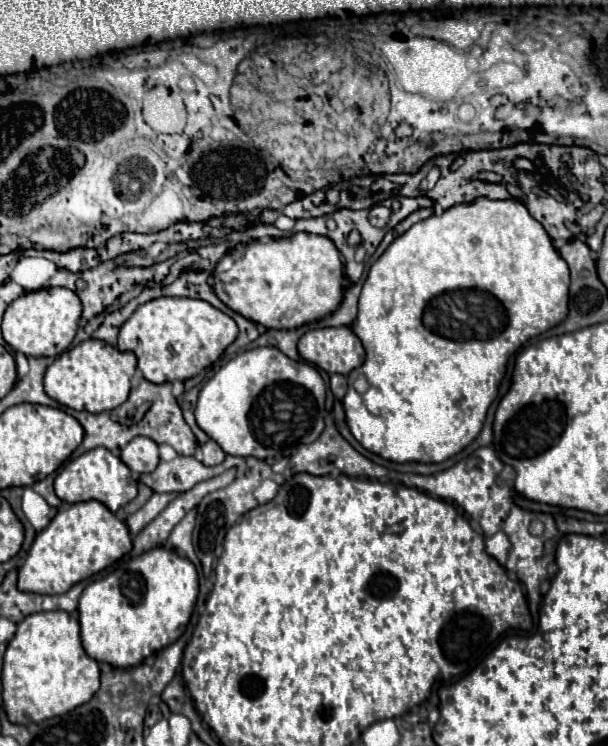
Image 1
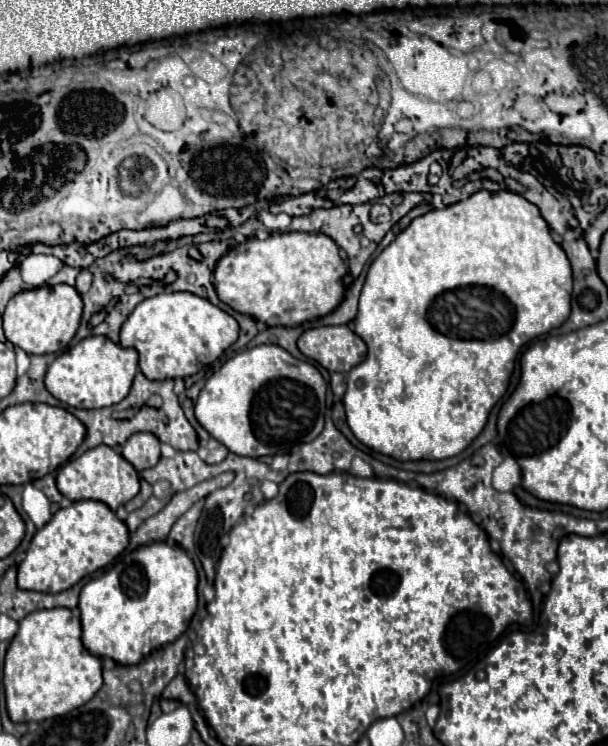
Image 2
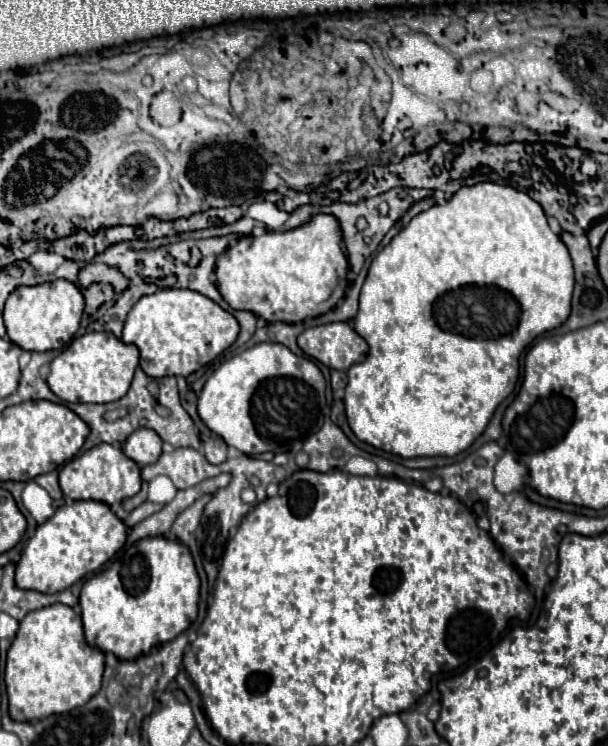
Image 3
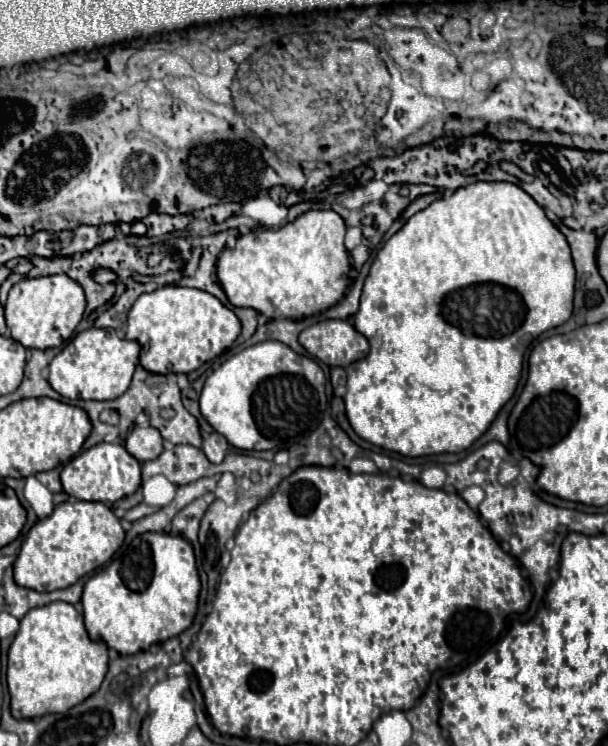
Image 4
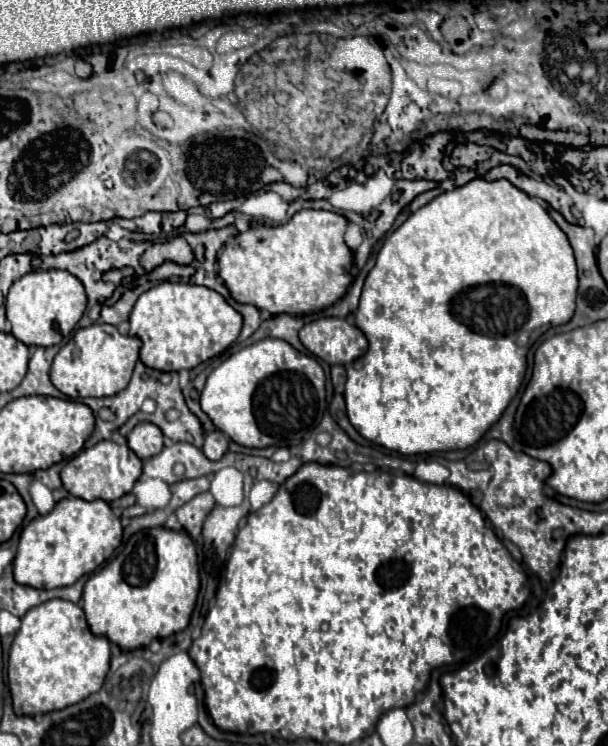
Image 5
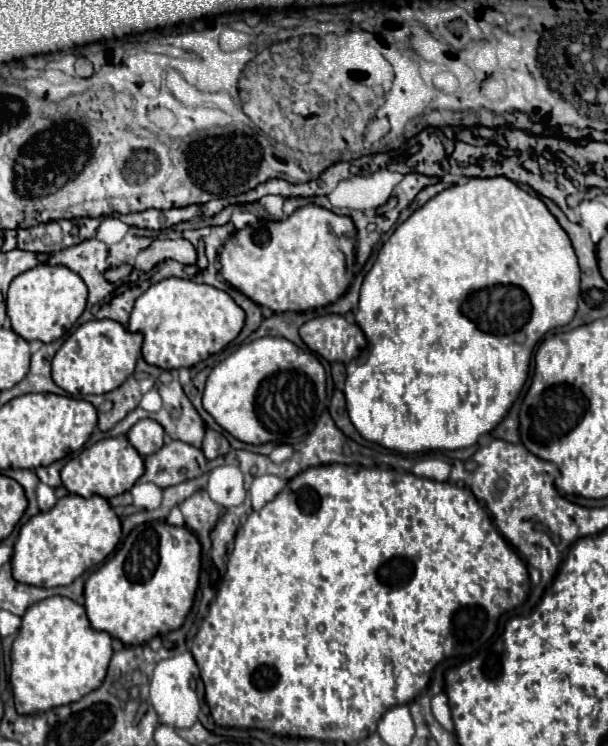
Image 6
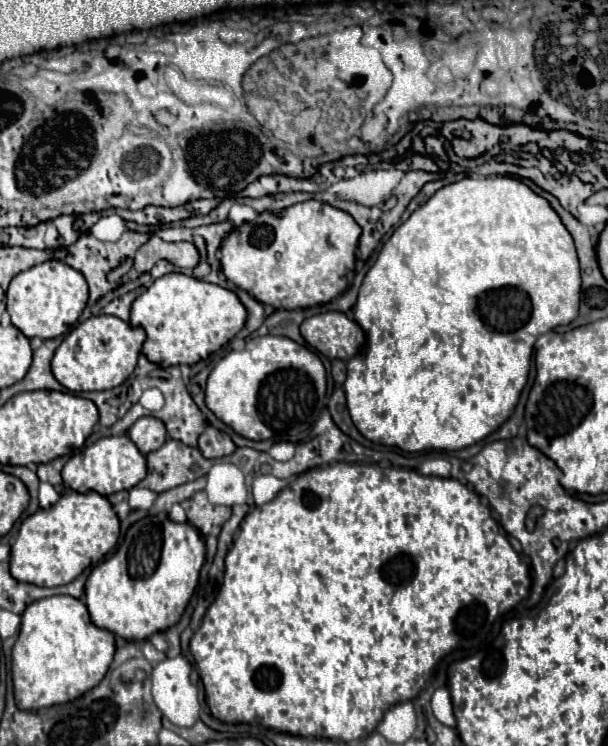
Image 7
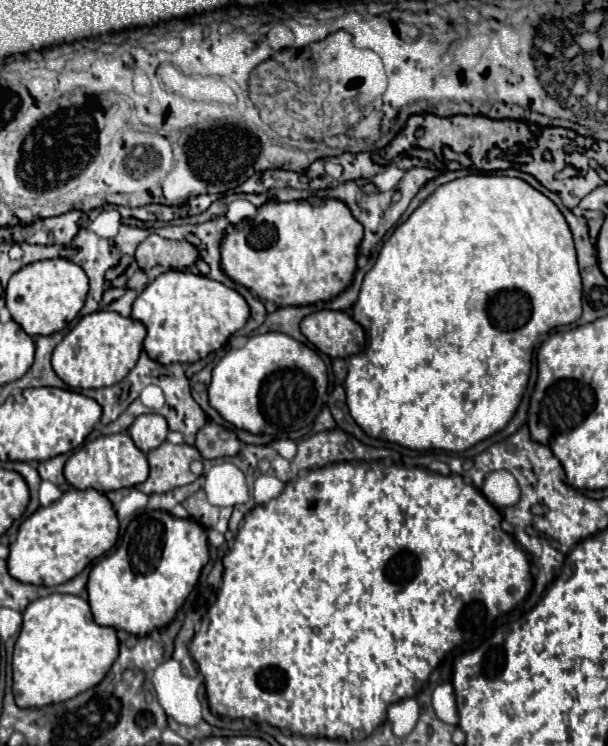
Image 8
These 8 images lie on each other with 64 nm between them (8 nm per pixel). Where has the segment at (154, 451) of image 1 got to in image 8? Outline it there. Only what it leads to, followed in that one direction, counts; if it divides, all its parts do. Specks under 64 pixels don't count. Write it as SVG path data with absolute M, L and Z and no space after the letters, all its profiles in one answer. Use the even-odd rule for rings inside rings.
M142 414L128 428L128 434L132 436L134 444L146 454L166 440L168 424L160 414Z

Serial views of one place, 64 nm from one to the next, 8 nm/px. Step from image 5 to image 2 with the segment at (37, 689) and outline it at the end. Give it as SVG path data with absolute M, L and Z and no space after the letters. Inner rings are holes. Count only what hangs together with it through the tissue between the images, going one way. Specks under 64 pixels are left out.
M52 608L52 610L36 610L28 614L12 638L6 660L4 660L4 694L6 694L6 710L12 722L40 722L54 716L64 716L72 708L86 704L102 686L102 670L100 658L92 656L80 638L80 618L72 614L68 608Z

